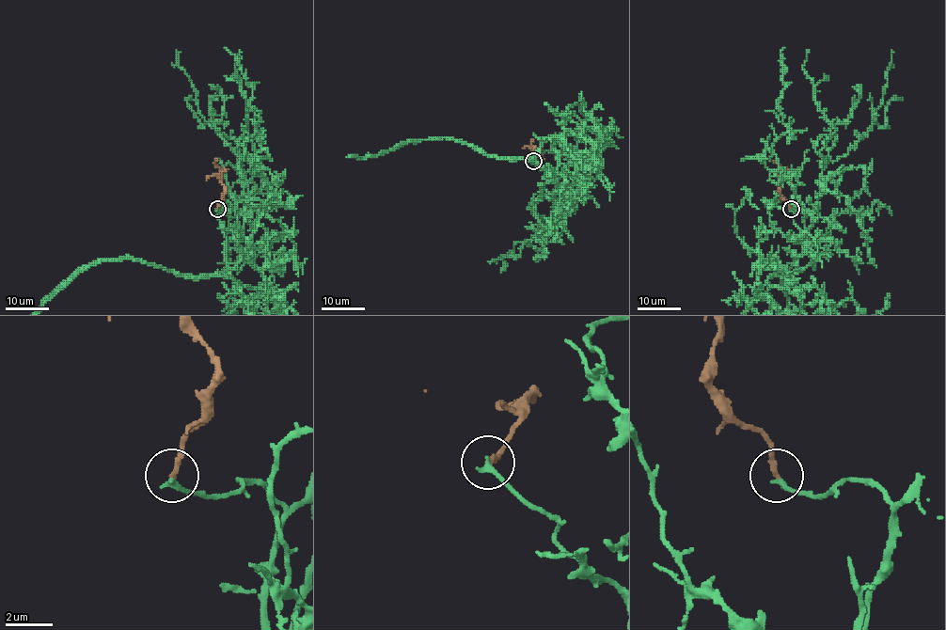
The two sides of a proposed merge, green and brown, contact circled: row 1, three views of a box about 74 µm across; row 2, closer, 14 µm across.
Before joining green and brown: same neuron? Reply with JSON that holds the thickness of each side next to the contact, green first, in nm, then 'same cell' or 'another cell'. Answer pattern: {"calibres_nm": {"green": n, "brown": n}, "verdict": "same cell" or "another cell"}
{"calibres_nm": {"green": 240, "brown": 200}, "verdict": "same cell"}

